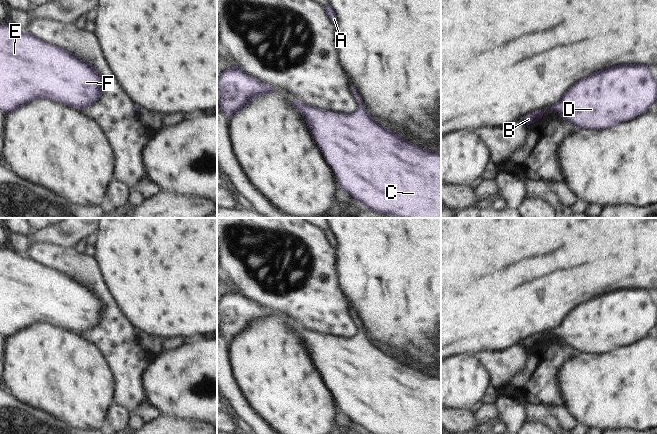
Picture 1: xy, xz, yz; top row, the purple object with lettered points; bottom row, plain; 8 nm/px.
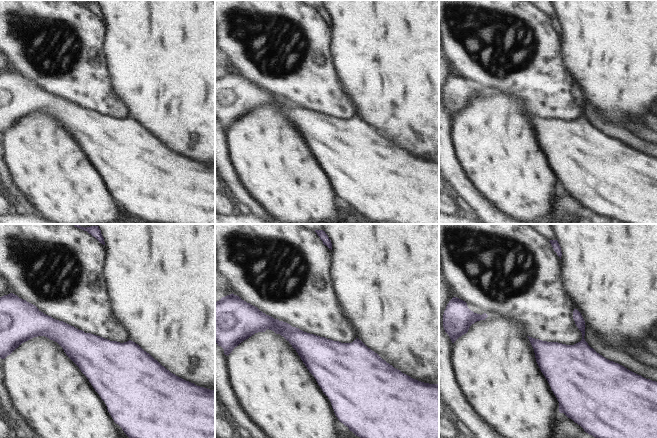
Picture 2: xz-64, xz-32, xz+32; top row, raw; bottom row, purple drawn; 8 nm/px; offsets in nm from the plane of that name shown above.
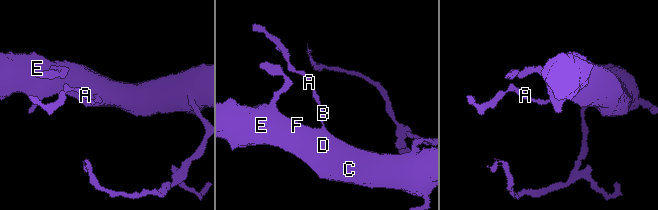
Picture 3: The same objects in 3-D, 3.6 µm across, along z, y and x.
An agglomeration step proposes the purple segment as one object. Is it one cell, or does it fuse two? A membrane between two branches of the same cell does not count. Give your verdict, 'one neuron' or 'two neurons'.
one neuron

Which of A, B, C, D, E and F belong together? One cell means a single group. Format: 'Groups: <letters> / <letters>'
Groups: A B C D E F.

